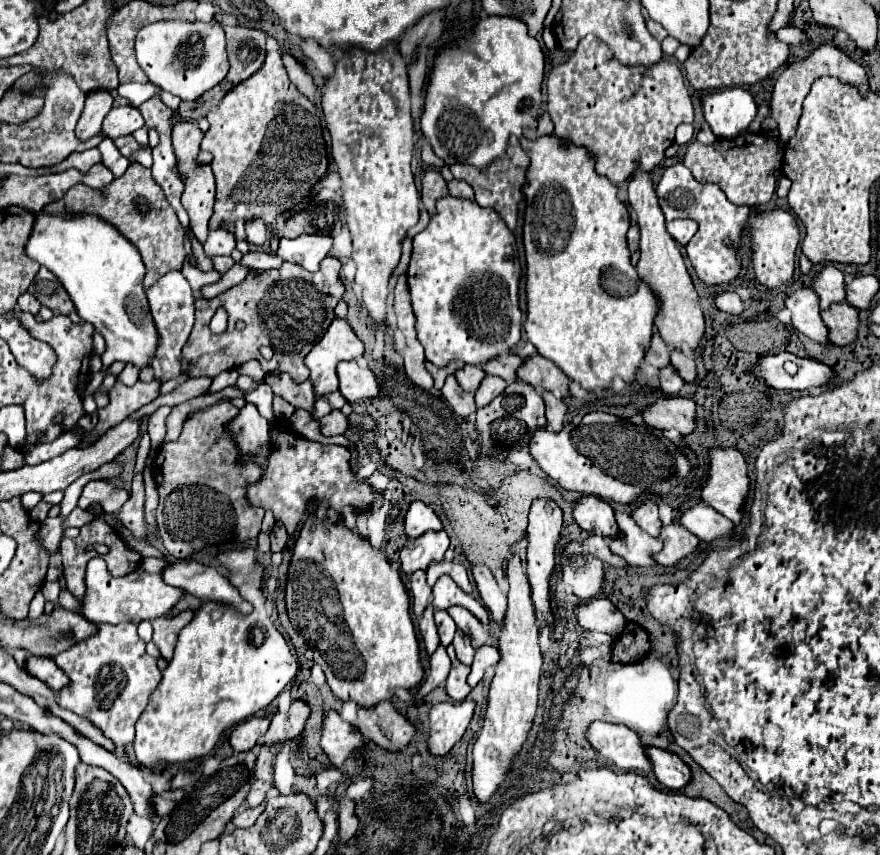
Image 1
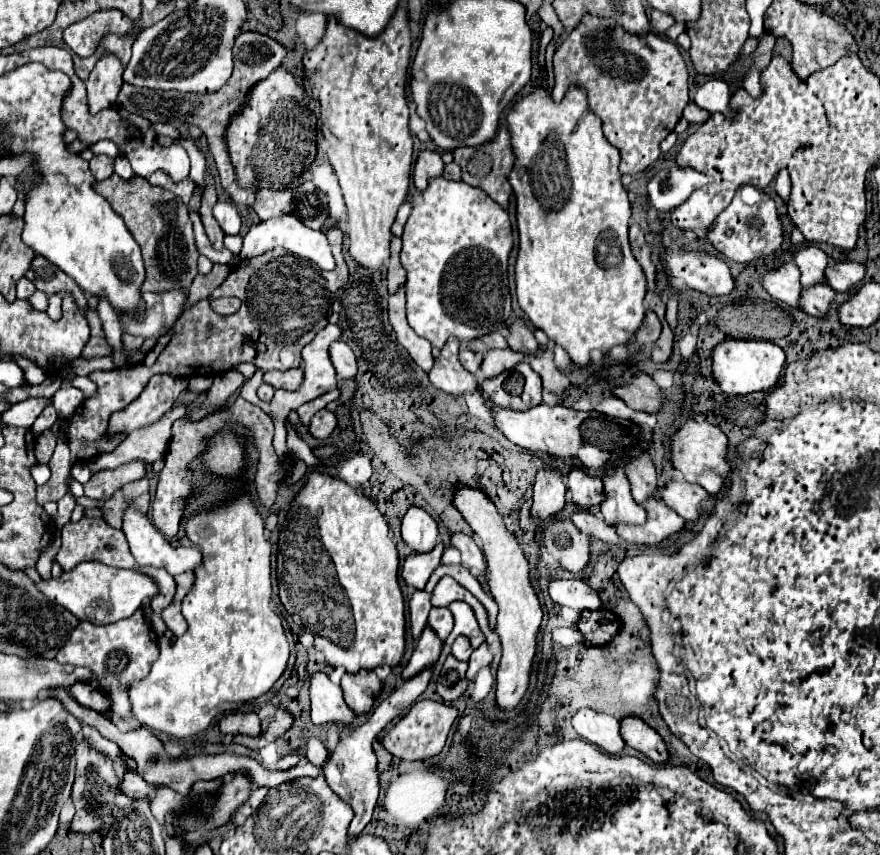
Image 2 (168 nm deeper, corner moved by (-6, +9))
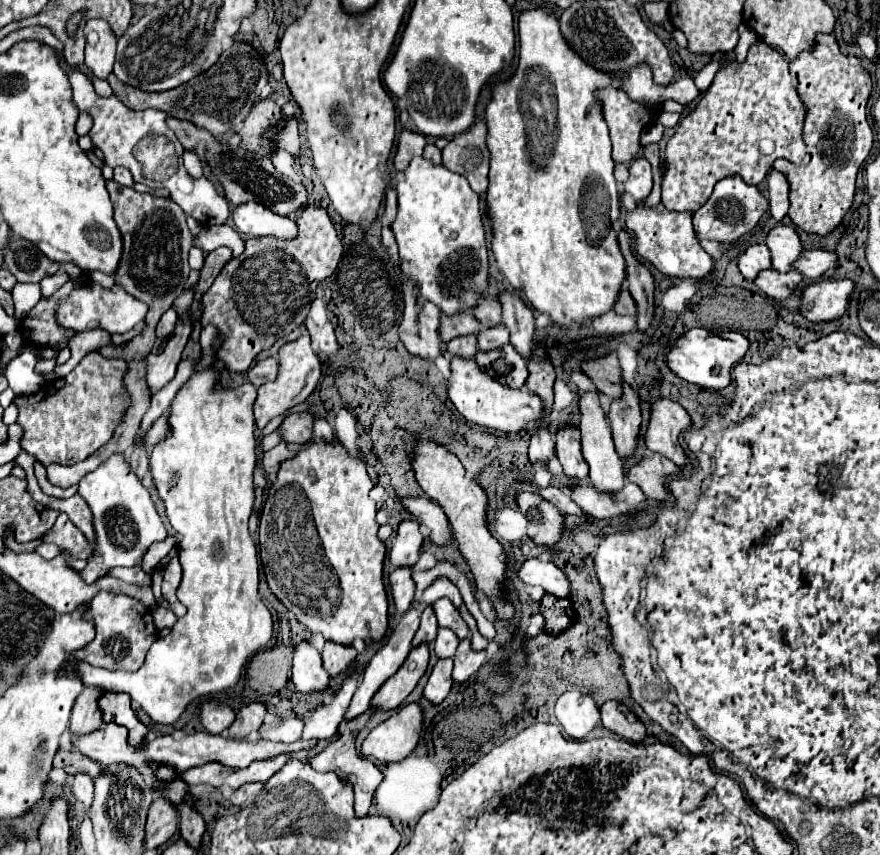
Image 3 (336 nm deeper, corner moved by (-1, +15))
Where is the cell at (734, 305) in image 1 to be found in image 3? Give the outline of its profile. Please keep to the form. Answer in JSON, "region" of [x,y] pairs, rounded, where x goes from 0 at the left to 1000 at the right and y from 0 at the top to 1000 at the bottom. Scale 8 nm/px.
{"region":[[[733,235],[724,237],[724,244],[717,247],[710,256],[713,270],[719,275],[722,296],[740,308],[747,317],[758,324],[801,324],[810,315],[810,303],[799,294],[794,280],[785,263],[788,249],[772,249],[756,244],[753,237],[744,242],[735,242]]]}

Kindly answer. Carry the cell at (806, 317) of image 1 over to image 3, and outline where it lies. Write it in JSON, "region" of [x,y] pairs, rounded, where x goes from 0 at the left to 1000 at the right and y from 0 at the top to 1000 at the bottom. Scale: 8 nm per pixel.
{"region":[[[851,287],[840,301],[838,301],[838,312],[842,317],[842,322],[851,329],[856,329],[863,317],[874,315],[876,312],[876,296],[869,287]]]}

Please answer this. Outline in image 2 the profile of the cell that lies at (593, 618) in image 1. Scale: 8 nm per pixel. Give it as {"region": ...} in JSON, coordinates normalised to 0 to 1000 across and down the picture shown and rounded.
{"region":[[[627,677],[623,694],[630,705],[650,710],[655,715],[677,715],[686,712],[682,696],[661,677]]]}

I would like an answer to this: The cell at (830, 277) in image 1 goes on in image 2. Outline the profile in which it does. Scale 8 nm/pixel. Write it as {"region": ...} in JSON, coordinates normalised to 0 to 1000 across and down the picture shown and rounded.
{"region":[[[911,287],[902,298],[905,310],[909,312],[909,331],[911,336],[925,336],[927,331],[939,331],[936,317],[941,312],[941,298],[925,289],[925,287]]]}

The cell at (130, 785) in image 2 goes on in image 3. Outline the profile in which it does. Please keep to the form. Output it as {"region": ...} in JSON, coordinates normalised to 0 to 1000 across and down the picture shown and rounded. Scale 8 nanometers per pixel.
{"region":[[[67,874],[67,881],[63,883],[60,897],[69,897],[69,899],[72,899],[74,904],[78,904],[78,906],[101,904],[103,909],[115,906],[115,899],[117,899],[117,895],[110,895],[110,892],[103,890],[101,885],[88,881],[88,876],[83,876],[83,874],[78,874],[78,876]]]}

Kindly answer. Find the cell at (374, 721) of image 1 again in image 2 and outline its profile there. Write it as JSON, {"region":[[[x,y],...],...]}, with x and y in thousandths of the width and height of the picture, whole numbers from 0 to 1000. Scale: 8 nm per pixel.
{"region":[[[409,785],[405,789],[393,787],[386,799],[395,827],[405,836],[416,836],[425,827],[425,818],[434,811],[436,796],[425,785]]]}

